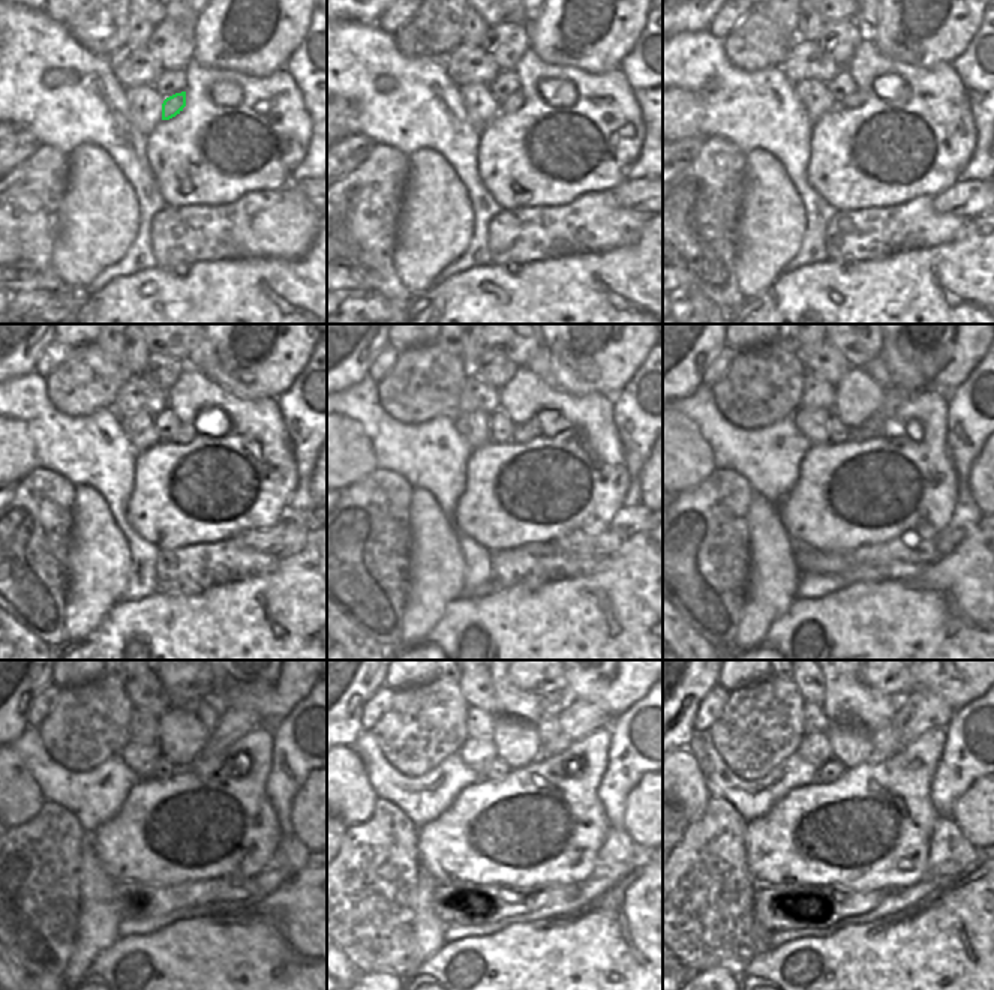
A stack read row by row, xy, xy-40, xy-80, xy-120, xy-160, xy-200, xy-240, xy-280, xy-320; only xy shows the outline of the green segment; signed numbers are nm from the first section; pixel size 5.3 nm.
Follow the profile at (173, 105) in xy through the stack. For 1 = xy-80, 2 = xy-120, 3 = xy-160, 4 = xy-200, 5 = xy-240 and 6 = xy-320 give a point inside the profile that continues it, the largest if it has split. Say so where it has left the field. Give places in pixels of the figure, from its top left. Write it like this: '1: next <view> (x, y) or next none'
1: next xy-80 (855, 99)
2: next xy-120 (186, 434)
3: next xy-160 (528, 431)
4: next xy-200 (894, 396)
5: next xy-240 (234, 723)
6: next xy-320 (919, 711)

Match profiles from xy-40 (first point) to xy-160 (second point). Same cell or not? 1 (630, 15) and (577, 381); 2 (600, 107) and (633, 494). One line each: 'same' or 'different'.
1: same
2: different

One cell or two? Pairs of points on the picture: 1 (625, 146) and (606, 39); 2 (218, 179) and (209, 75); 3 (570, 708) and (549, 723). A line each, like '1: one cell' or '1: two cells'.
1: two cells
2: one cell
3: two cells

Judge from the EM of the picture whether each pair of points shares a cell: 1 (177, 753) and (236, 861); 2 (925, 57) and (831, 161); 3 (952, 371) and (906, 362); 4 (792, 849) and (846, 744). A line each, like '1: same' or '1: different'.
1: same
2: different
3: same
4: same

